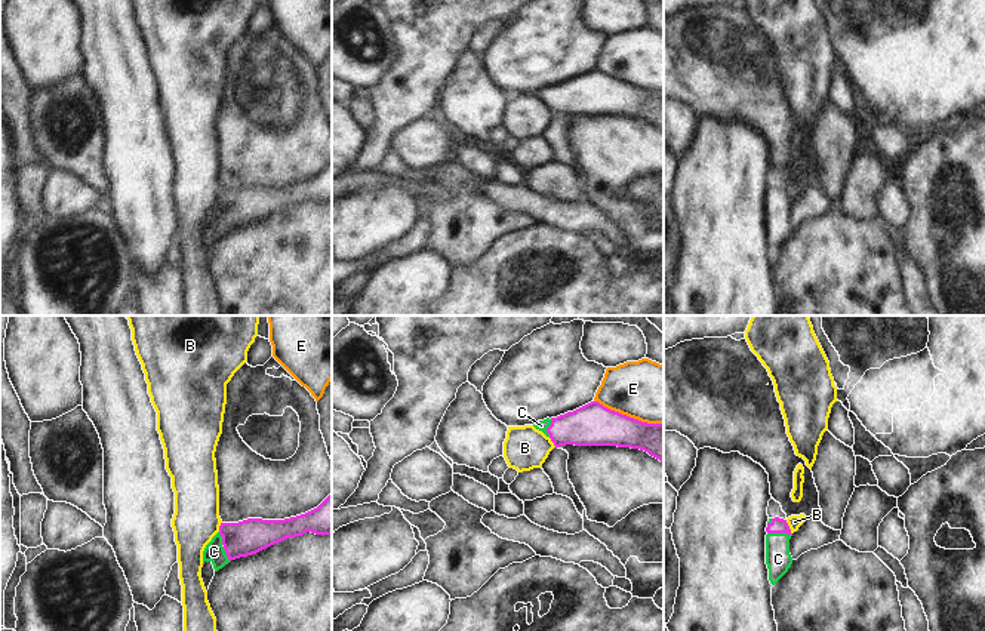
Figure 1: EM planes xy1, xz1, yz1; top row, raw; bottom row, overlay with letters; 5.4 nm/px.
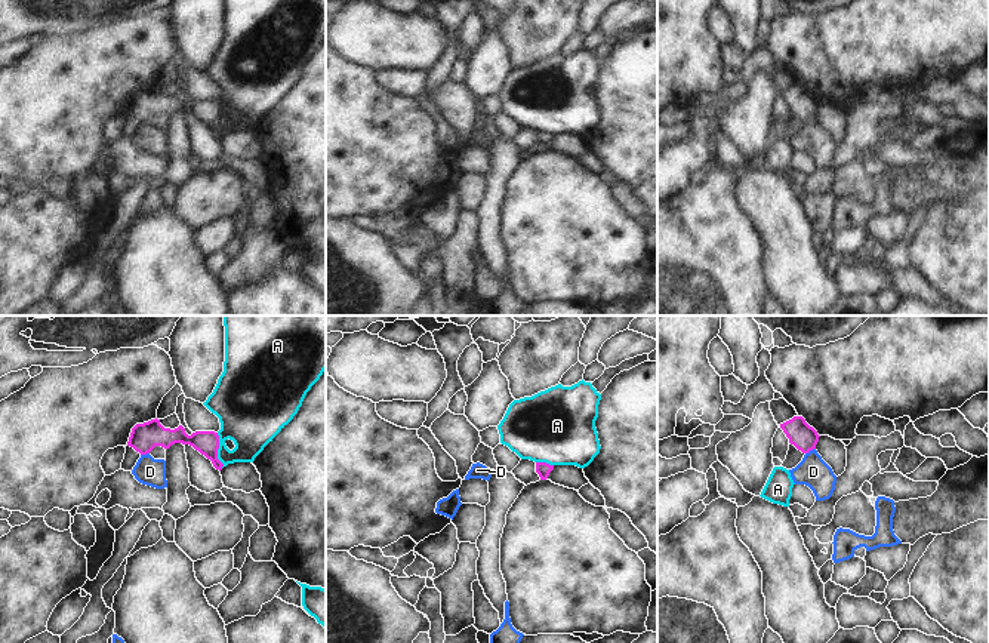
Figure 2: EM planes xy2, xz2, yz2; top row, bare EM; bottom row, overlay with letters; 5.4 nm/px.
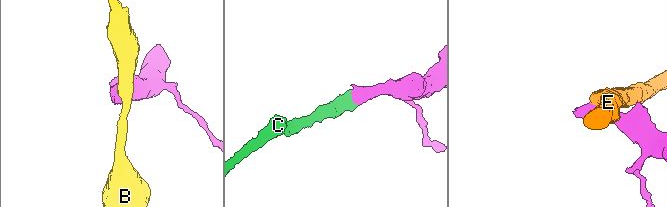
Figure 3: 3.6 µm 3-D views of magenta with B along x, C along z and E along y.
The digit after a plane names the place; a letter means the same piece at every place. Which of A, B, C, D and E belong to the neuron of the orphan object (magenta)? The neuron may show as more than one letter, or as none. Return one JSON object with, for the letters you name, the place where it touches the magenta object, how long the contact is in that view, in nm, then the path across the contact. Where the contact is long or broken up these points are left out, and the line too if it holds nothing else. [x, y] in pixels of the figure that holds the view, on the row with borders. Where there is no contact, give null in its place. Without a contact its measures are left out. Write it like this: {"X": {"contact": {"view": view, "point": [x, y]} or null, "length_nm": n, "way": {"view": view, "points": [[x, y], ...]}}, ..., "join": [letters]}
{"C": {"contact": {"view": "yz1", "point": [779, 532]}, "length_nm": 140, "way": {"view": "yz1", "points": [[778, 525], [779, 532], [778, 559]]}}, "join": ["C"]}

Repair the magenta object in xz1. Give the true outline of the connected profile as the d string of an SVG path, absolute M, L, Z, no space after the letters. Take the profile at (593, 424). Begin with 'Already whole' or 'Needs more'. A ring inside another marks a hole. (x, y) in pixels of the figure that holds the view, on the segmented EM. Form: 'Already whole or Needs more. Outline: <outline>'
Needs more. Outline: M591 401L533 427L551 438L555 447L618 446L647 452L664 462L664 424L647 424Z

